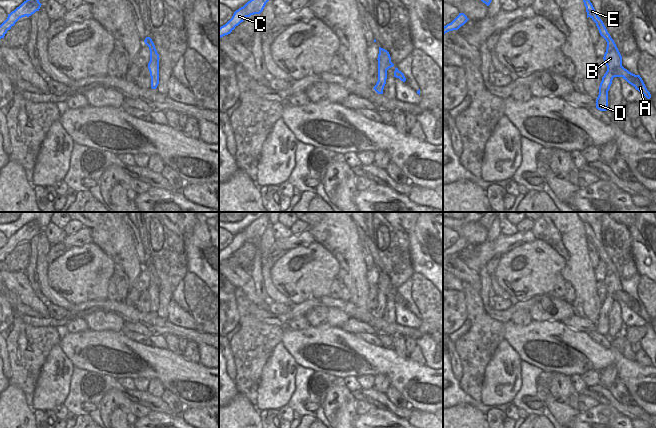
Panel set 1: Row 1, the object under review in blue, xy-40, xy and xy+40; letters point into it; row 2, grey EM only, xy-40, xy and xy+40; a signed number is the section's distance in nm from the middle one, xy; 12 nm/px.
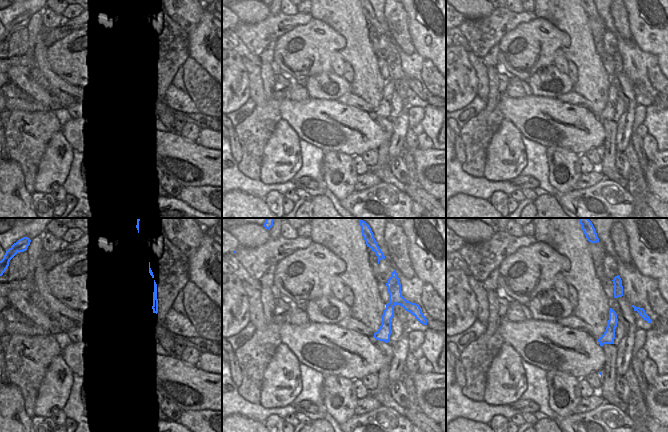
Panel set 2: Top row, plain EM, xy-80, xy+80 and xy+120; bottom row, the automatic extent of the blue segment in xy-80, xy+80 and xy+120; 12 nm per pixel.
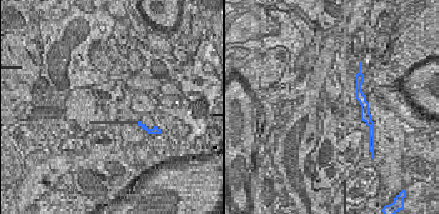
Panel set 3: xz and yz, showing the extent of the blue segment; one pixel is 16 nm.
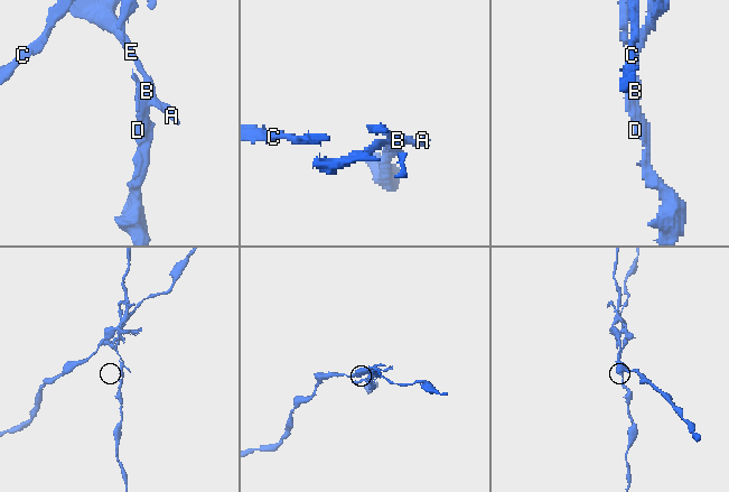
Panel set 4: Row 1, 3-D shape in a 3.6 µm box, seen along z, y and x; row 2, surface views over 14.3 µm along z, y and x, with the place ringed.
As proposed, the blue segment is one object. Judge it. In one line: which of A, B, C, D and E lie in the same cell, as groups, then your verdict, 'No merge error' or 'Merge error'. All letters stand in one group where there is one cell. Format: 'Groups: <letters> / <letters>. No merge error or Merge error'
Groups: A B C E / D. Merge error

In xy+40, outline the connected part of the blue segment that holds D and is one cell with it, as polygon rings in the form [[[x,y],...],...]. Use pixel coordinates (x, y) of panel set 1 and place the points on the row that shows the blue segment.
[[[607,69],[599,86],[599,95],[596,99],[596,108],[600,111],[608,110],[608,91],[615,76]]]

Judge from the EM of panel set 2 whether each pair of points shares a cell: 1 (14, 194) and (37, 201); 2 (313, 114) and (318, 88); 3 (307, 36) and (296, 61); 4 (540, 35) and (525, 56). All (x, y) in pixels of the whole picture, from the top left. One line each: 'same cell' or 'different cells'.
1: different cells
2: different cells
3: same cell
4: same cell

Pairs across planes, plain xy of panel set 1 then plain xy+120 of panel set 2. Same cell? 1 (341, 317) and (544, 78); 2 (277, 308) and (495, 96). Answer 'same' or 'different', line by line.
1: same
2: different

